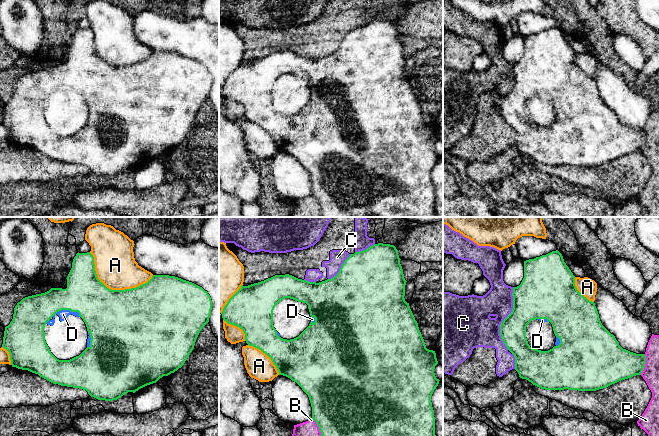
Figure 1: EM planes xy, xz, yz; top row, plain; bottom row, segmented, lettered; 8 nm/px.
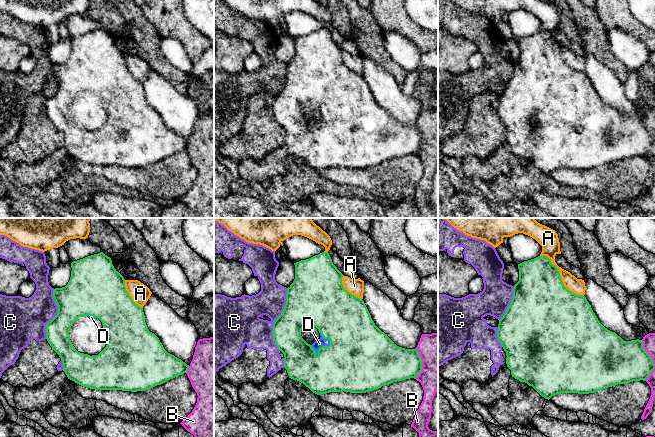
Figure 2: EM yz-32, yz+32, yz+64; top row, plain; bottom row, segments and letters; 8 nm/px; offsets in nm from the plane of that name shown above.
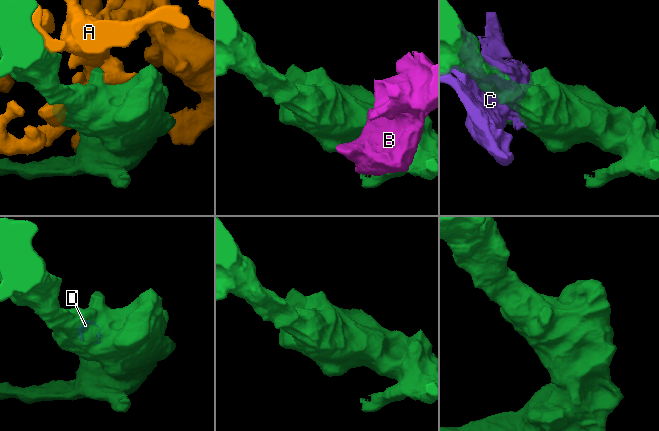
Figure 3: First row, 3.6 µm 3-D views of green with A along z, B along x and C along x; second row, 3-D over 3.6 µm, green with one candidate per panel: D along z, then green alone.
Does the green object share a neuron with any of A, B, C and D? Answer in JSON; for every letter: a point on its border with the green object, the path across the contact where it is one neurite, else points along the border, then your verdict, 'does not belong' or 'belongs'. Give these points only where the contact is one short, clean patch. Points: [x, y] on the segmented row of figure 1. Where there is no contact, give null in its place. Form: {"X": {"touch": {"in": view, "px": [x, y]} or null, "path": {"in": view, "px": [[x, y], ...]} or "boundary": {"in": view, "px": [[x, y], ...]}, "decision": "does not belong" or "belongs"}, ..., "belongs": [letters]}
{"A": {"touch": {"in": "xy", "px": [113, 290]}, "decision": "does not belong"}, "B": {"touch": {"in": "yz", "px": [645, 363]}, "boundary": {"in": "yz", "px": [[645, 354], [645, 367], [640, 374]]}, "decision": "does not belong"}, "C": {"touch": {"in": "yz", "px": [505, 318]}, "decision": "does not belong"}, "D": {"touch": {"in": "xy", "px": [67, 309]}, "decision": "belongs"}, "belongs": ["D"]}

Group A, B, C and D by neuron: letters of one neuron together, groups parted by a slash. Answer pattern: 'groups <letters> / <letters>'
groups A / B / C / D

